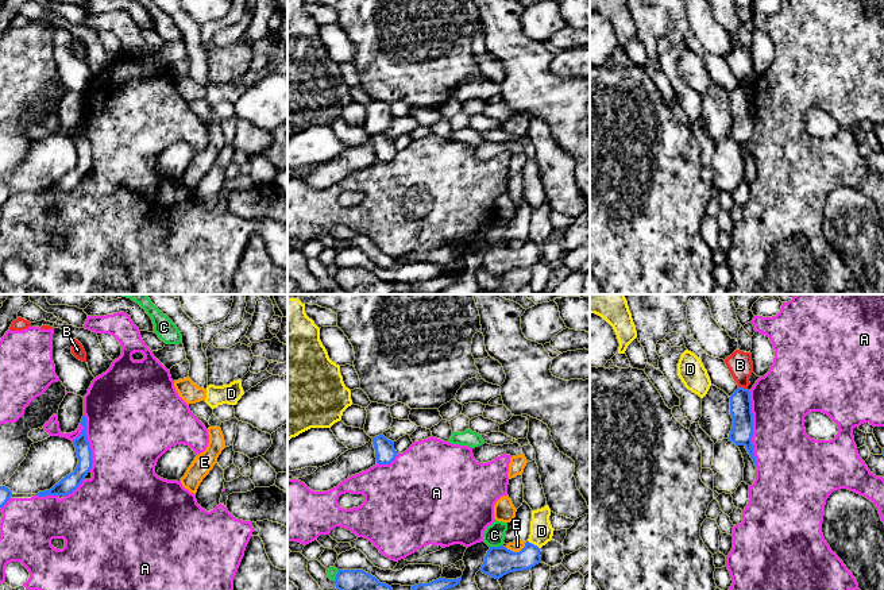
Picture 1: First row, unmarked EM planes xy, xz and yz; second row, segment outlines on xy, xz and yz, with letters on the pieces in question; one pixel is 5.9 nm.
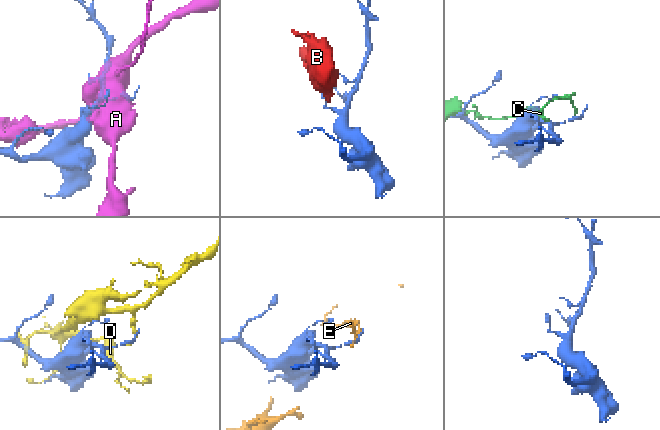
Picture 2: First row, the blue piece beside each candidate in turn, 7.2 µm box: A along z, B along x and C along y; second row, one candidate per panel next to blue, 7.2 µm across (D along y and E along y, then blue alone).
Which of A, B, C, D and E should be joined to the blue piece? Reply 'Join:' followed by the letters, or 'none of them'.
Join: none of them

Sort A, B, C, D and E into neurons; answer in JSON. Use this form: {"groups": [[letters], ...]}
{"groups": [["A"], ["B"], ["C"], ["D"], ["E"]]}

